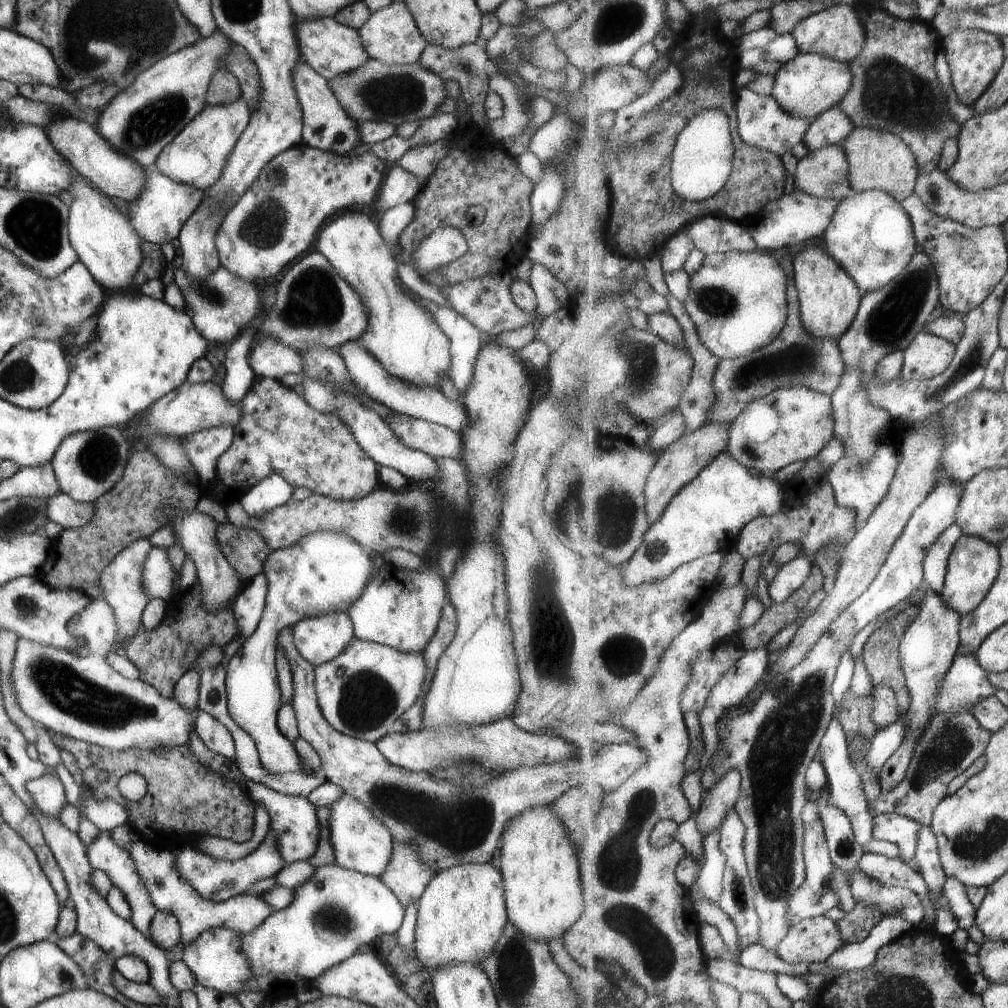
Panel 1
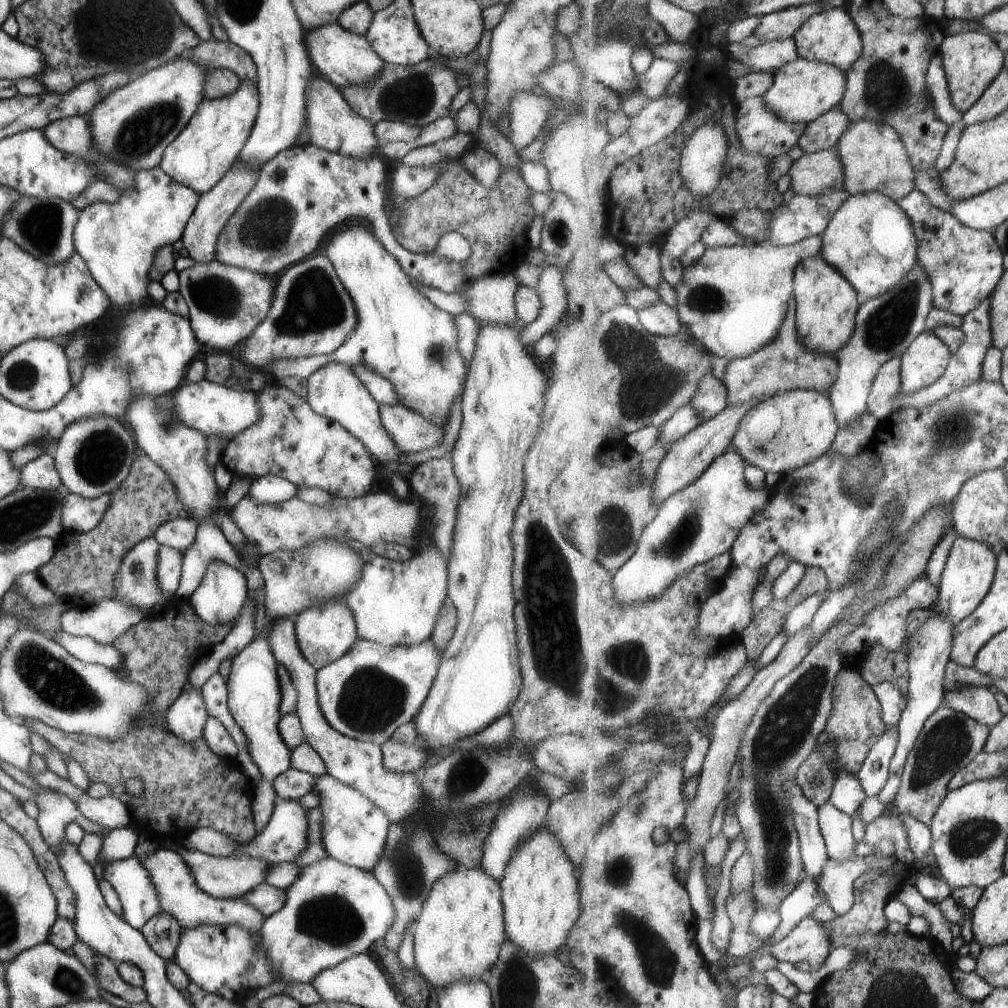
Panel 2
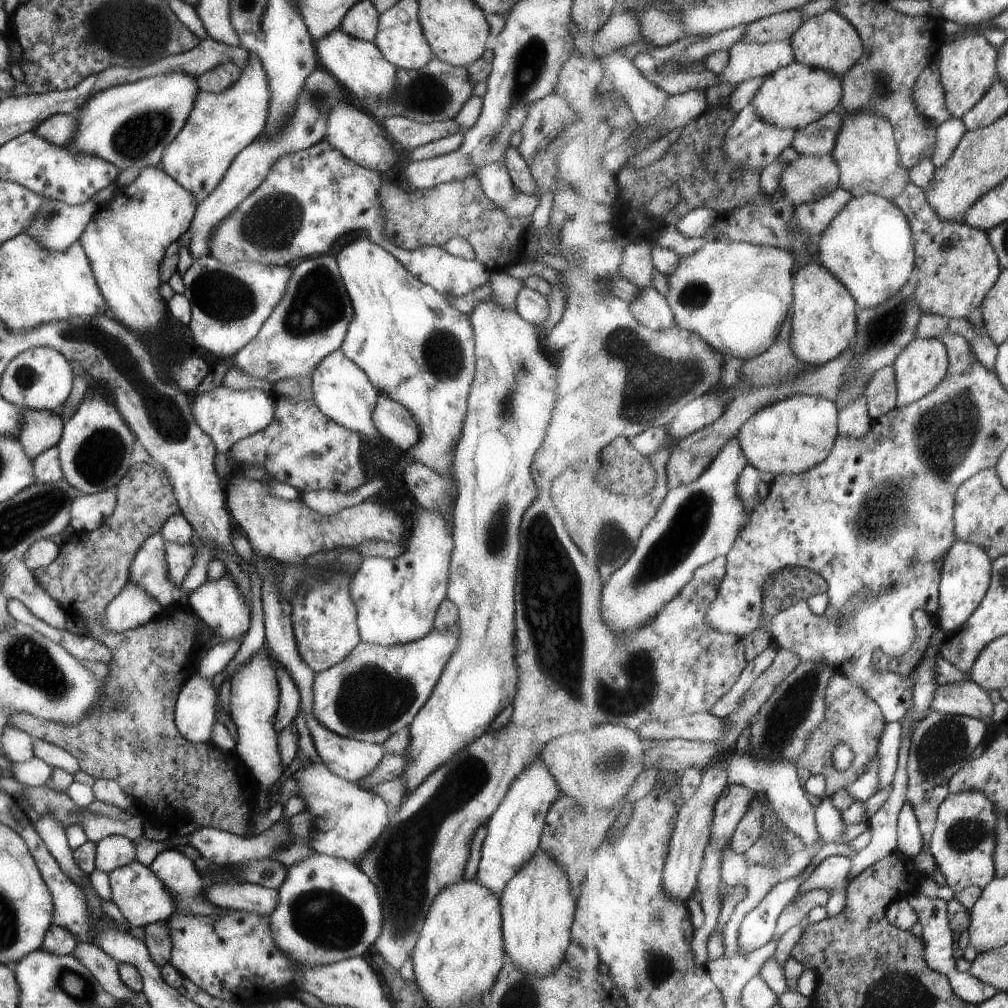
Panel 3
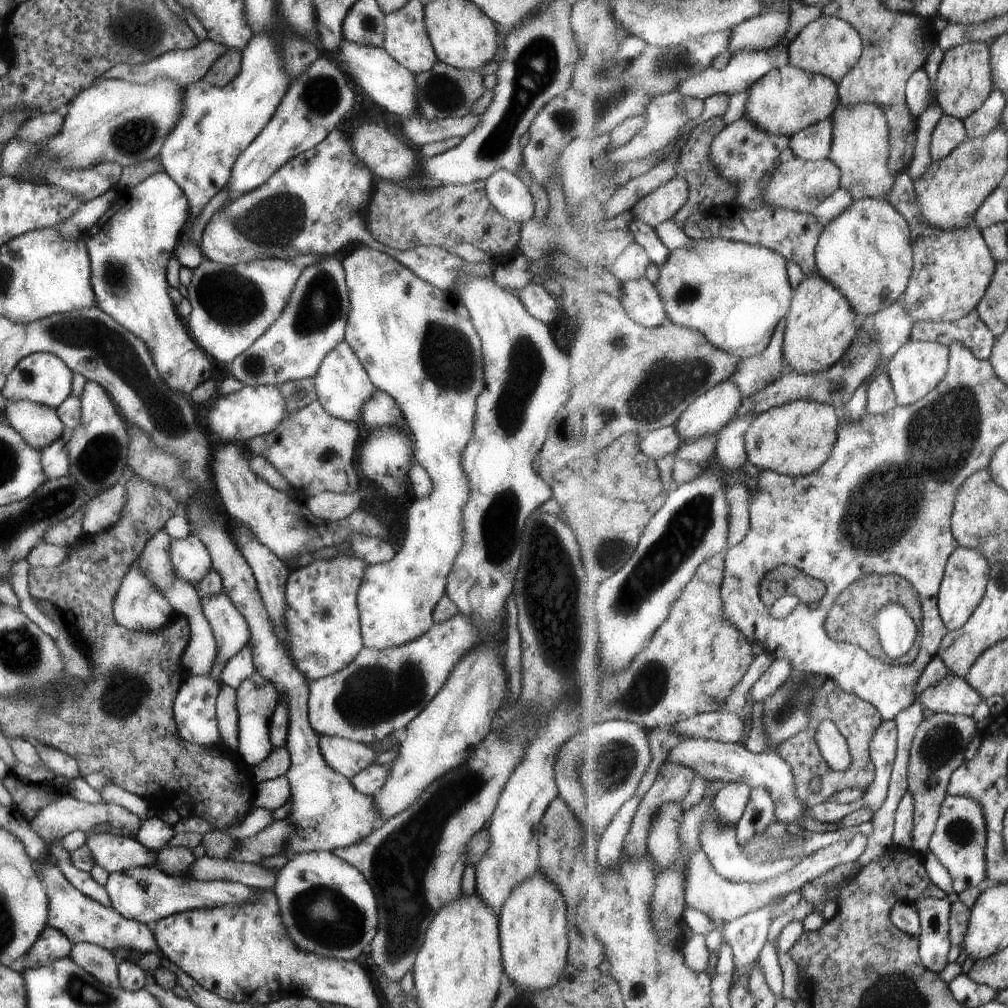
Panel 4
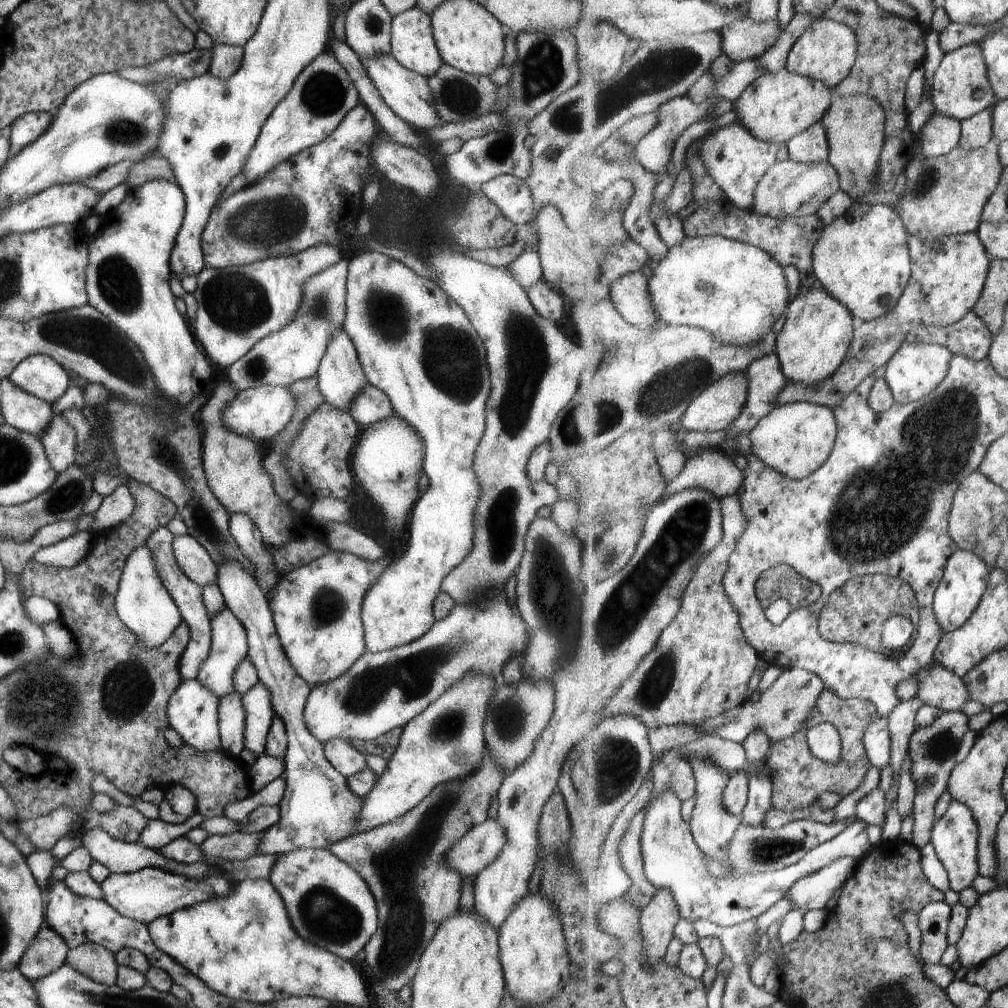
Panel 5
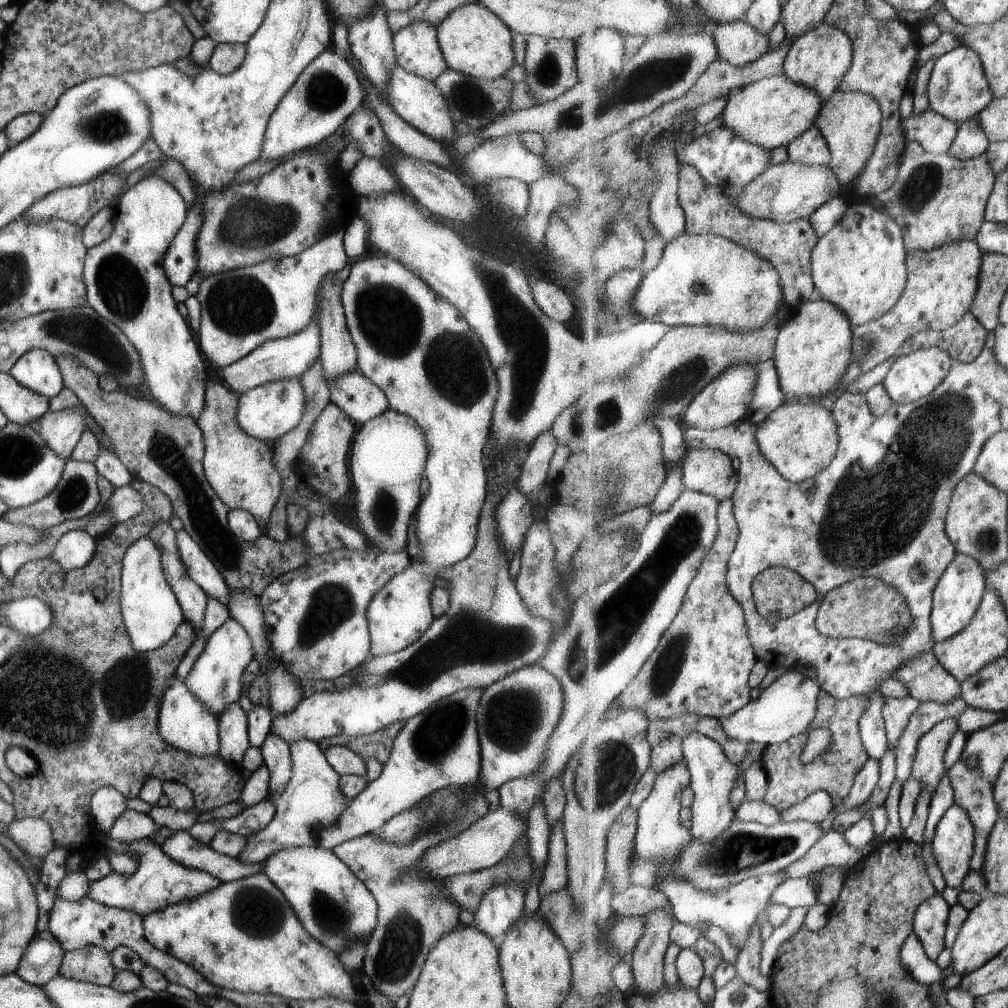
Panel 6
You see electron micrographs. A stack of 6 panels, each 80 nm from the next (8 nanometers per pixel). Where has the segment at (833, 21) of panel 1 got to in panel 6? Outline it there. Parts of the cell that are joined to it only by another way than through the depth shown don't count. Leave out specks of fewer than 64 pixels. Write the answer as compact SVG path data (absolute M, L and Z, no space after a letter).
M823 23L819 28L804 34L791 44L790 51L784 62L784 74L795 82L801 83L803 86L809 87L818 95L822 96L822 100L826 101L831 98L831 95L839 89L843 78L849 72L851 65L854 62L854 43L852 38L839 27Z

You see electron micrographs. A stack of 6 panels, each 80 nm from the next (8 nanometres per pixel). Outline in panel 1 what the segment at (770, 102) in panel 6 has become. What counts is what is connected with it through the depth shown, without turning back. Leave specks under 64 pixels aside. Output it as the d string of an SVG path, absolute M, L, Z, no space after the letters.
M799 53L797 58L782 65L775 75L772 97L794 117L814 120L830 108L837 107L851 90L853 73L849 63L823 55Z

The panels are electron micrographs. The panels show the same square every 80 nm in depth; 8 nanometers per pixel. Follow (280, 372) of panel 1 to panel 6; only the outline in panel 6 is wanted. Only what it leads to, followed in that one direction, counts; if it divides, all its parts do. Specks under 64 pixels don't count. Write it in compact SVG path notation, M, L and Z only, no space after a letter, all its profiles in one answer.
M367 256L363 260L359 259L350 266L347 278L342 282L342 291L340 292L340 301L344 310L347 332L351 335L353 344L356 348L356 368L367 377L375 386L378 386L388 400L388 407L395 412L404 414L412 418L417 425L423 429L424 439L427 447L427 456L423 471L423 477L428 480L428 488L425 496L419 501L416 508L416 537L418 540L418 556L415 559L410 558L410 562L399 574L393 575L372 597L365 609L366 623L368 624L368 633L370 636L369 654L373 656L383 656L393 654L402 648L415 642L427 630L433 620L433 613L429 602L429 593L433 587L433 580L438 576L438 572L446 566L451 566L457 561L463 560L475 546L477 540L477 525L480 510L486 496L486 474L485 461L482 456L482 448L488 438L490 429L491 411L498 391L497 379L494 376L494 370L491 368L486 350L477 338L475 331L464 321L459 311L451 306L446 300L436 295L416 274L395 262L389 256Z

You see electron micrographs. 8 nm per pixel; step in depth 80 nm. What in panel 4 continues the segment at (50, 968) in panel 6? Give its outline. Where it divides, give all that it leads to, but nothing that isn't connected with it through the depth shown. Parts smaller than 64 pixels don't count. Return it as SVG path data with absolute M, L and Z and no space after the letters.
M46 925L18 965L25 969L42 967L44 964L67 957L71 945L69 939L60 930Z

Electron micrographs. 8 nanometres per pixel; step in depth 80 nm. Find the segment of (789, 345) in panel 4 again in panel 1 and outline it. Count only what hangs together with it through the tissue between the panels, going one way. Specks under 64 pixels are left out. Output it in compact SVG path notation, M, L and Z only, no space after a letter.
M808 244L792 261L803 326L816 339L833 339L838 342L858 316L863 299L862 290L825 247L819 247L818 244L815 247Z

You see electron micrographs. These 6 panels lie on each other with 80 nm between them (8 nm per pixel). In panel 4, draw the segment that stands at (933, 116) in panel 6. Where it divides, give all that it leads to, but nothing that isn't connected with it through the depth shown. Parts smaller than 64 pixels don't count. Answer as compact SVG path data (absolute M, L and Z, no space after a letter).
M943 115L935 127L930 144L930 155L934 161L947 158L969 140L964 121Z

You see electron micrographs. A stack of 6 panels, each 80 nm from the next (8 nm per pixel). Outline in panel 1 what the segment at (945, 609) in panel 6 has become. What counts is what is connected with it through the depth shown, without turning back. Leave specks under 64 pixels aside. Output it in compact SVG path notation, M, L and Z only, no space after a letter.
M963 535L954 546L942 590L945 604L961 616L969 615L979 608L983 600L991 592L1002 567L1000 549L984 538Z

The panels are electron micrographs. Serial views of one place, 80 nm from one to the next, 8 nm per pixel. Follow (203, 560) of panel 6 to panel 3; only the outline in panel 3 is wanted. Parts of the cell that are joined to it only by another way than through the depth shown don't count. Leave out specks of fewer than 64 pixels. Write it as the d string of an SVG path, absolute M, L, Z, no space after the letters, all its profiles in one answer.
M195 539L183 544L172 542L164 544L167 576L175 586L179 587L182 584L187 571L192 567L192 558L196 554L196 548L193 544L195 544Z

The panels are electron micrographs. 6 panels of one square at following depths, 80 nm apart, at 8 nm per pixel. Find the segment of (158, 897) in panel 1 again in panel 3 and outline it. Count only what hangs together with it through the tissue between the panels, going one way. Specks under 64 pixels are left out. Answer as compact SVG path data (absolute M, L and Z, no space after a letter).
M179 849L159 851L147 866L172 894L175 915L191 913L220 917L223 914L221 909L202 898L203 880L194 862Z

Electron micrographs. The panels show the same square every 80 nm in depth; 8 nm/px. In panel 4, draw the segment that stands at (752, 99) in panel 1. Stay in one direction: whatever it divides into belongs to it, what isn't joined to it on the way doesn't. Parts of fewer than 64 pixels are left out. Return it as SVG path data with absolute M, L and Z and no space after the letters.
M746 115L733 124L727 125L712 142L711 154L718 174L729 181L738 191L735 193L734 205L757 210L765 205L762 190L759 188L763 176L771 173L781 162L781 155L790 148L791 137L770 135L757 128Z

